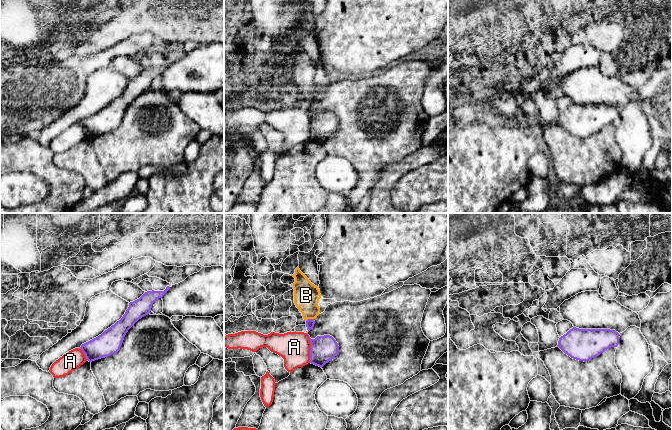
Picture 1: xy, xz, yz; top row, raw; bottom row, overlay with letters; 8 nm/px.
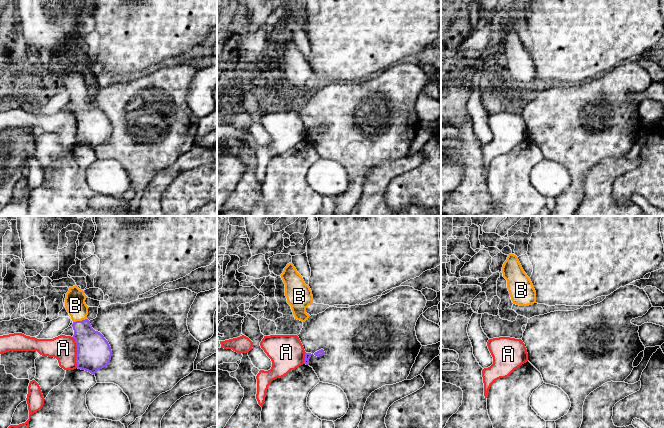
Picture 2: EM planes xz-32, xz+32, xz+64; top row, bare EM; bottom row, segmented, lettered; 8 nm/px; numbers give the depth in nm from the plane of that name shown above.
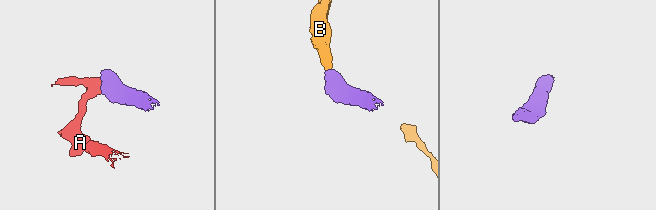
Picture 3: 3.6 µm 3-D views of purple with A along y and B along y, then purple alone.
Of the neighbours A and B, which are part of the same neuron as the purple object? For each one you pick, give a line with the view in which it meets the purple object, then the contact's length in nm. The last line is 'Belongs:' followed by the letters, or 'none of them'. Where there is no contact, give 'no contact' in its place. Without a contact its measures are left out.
B: xz | 70 nm
Belongs: B

